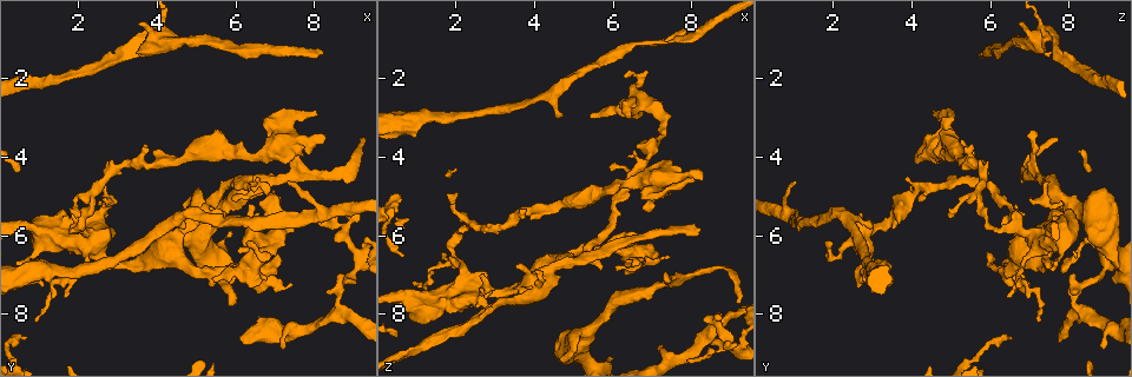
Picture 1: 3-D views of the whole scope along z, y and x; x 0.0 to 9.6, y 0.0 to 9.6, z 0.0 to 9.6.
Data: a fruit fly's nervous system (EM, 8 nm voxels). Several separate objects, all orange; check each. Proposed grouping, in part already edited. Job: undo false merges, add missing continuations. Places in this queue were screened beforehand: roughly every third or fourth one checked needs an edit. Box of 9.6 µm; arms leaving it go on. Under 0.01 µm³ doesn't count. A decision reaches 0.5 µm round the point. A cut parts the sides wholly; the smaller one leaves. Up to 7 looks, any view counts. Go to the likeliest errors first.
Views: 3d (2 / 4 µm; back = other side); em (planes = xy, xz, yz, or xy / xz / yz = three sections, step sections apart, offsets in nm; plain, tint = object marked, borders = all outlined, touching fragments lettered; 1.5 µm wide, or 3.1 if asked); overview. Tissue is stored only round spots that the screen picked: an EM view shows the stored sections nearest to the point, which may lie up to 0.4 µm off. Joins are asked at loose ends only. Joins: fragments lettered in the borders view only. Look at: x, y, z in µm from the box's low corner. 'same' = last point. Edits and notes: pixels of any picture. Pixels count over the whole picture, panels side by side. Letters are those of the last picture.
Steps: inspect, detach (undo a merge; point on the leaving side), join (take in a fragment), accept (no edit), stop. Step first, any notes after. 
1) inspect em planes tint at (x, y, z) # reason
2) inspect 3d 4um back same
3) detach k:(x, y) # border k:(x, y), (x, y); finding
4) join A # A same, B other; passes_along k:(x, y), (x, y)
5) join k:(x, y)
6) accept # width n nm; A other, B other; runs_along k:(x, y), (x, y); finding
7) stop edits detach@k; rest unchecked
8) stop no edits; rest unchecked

inspect em xy step 4 borders at (8.20, 1.25, 5.95) # branch stops here

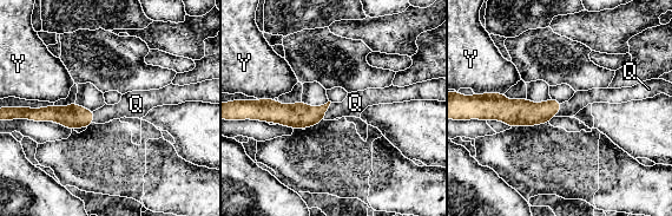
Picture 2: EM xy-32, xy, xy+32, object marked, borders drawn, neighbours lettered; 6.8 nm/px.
inspect em planes borders same # cut it another way

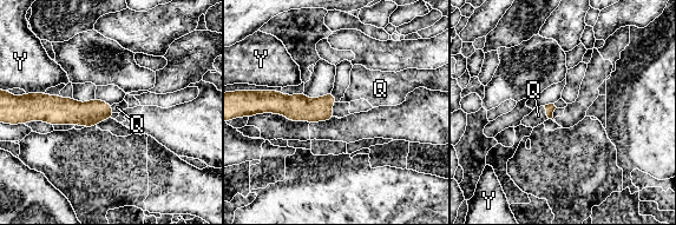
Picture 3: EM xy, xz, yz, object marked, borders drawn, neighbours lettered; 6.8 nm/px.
join Q # Q same, Y other; passes_along 3:(550, 108), (546, 112), (538, 116); it goes on there

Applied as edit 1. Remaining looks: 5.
inspect overview # redraw

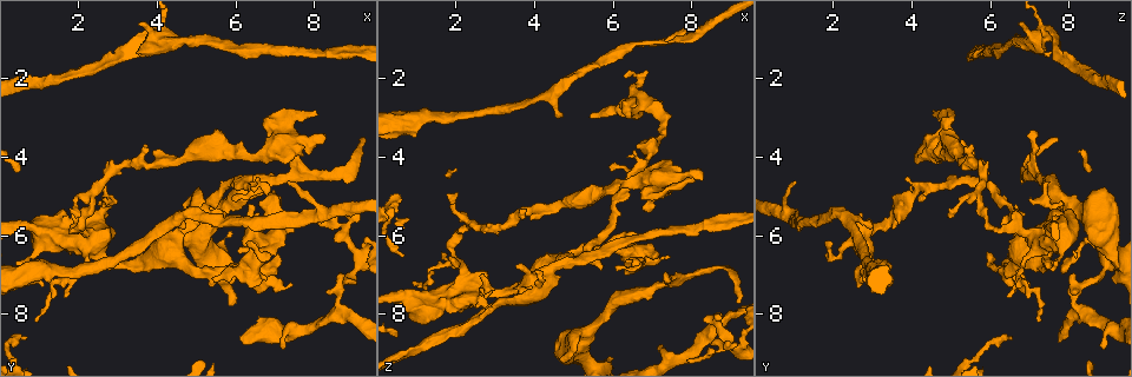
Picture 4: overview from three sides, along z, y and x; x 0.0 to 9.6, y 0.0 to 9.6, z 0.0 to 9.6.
inspect 3d 2um at (6.25, 6.20, 1.90) # branch stops here

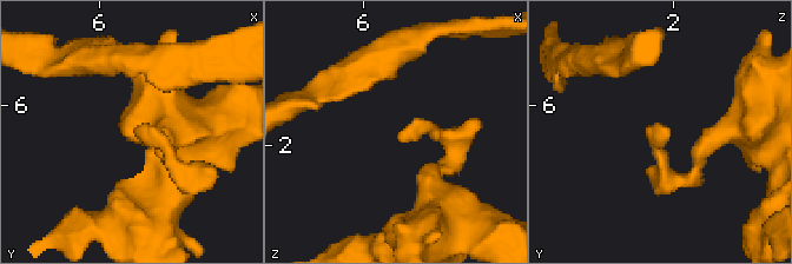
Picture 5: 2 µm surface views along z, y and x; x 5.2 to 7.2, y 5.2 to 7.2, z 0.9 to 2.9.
inspect em planes tint at (6.26, 6.22, 1.94) # now the EM

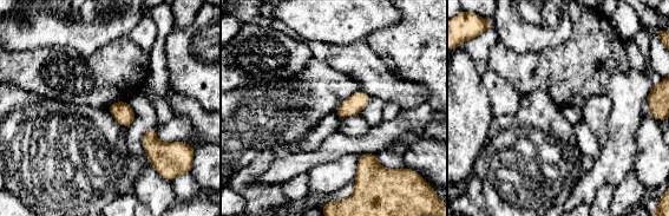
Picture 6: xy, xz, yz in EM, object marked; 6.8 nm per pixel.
inspect em planes borders same

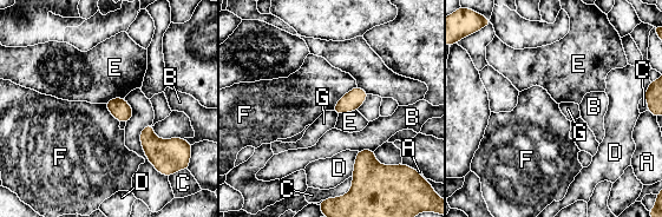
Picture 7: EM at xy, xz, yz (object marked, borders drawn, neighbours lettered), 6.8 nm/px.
accept # width 130 nm; A other, B other, C other, D other, E other, F other, G other; none of them fits

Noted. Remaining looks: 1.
stop edits join@3; rest unchecked

